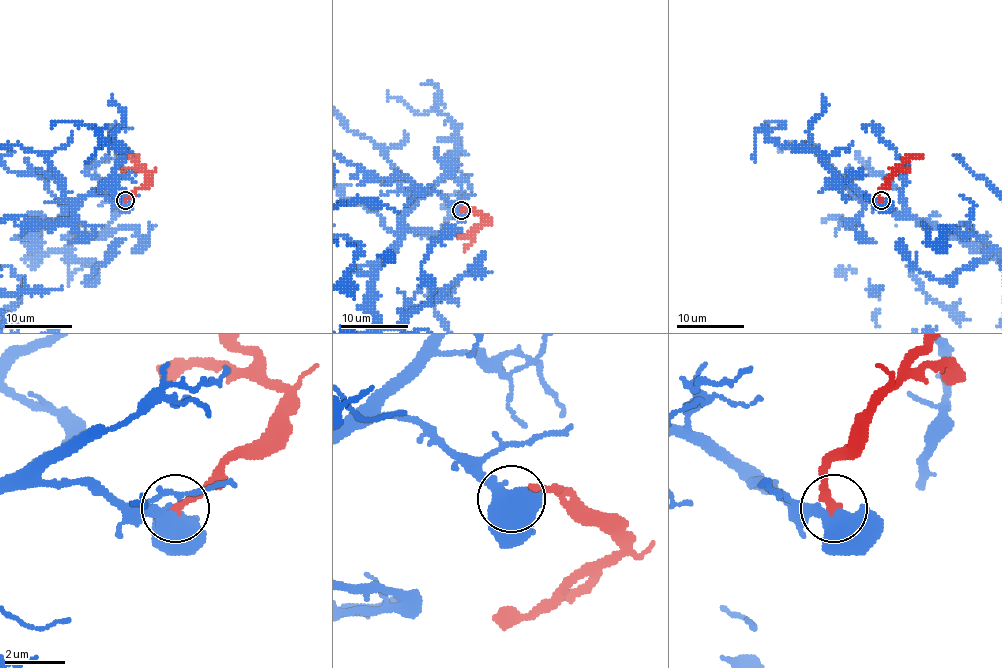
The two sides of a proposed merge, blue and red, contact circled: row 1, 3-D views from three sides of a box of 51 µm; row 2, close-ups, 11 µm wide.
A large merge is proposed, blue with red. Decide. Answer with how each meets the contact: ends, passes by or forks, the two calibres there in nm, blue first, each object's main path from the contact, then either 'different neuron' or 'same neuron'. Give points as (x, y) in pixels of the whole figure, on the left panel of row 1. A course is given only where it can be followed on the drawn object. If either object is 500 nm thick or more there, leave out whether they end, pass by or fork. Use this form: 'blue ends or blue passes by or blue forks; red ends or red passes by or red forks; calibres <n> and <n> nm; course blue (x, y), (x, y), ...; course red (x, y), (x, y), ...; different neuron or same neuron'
calibres 550 and 240 nm; course red (124, 201), (148, 177), (134, 156), (128, 157); different neuron

